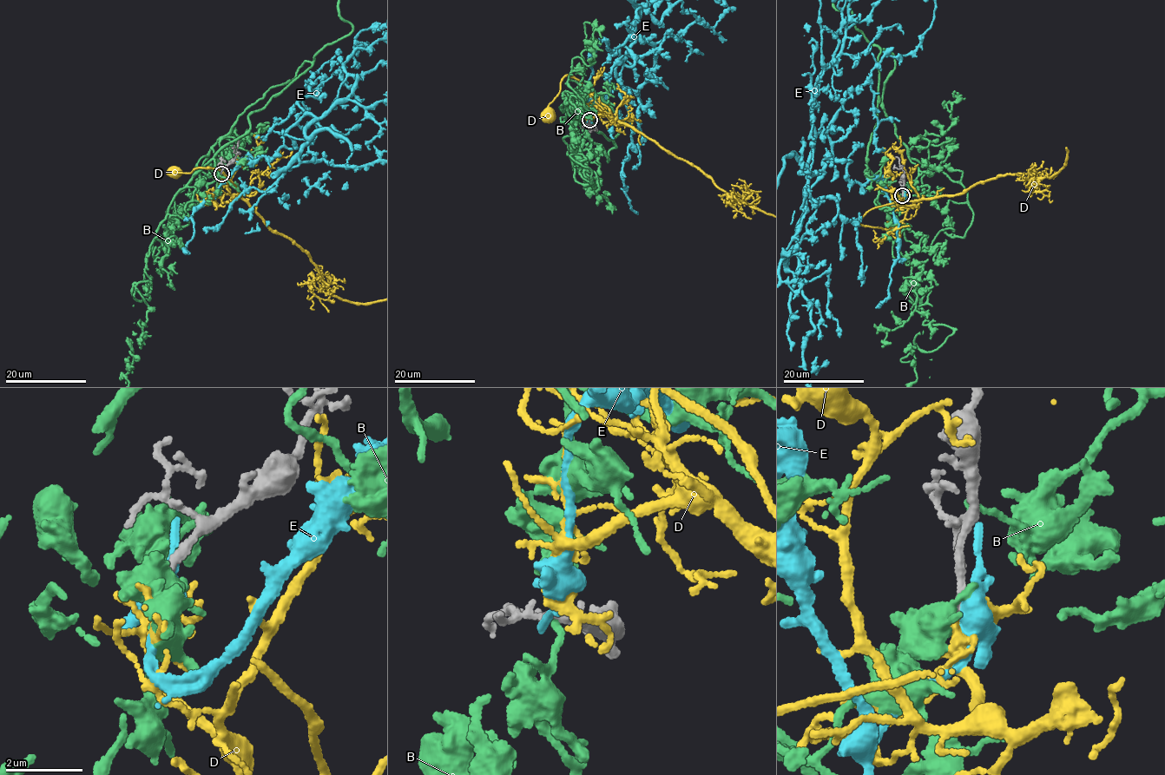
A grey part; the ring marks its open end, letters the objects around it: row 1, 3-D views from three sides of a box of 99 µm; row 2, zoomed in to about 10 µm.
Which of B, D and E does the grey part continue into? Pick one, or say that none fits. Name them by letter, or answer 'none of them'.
D

